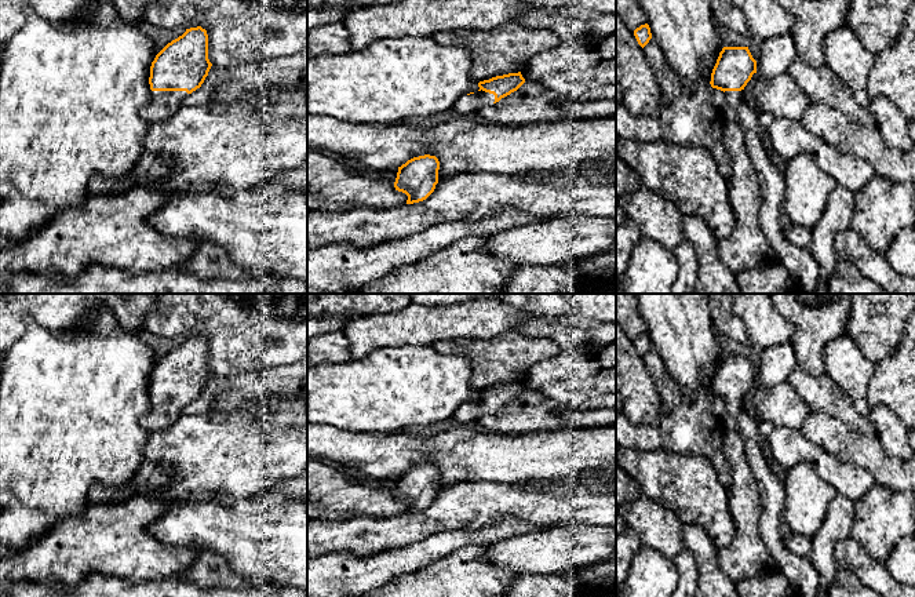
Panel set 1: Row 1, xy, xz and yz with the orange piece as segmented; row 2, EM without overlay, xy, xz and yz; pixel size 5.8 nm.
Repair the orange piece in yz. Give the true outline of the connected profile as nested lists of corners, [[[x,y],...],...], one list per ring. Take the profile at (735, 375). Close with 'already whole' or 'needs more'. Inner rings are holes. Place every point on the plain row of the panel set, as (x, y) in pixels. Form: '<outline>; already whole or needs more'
[[[723,356],[711,382],[711,396],[725,403],[722,422],[726,429],[739,430],[744,396],[757,382],[757,370],[748,356]]]; needs more

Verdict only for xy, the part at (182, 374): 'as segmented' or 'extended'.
extended

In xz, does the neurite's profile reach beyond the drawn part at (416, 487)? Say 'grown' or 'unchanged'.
unchanged

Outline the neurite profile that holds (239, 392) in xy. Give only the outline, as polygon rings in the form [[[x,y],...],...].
[[[307,357],[291,365],[276,365],[230,378],[212,374],[201,396],[189,403],[181,415],[219,415],[234,409],[251,409],[263,396],[276,414],[274,422],[294,427],[305,426],[307,423]]]

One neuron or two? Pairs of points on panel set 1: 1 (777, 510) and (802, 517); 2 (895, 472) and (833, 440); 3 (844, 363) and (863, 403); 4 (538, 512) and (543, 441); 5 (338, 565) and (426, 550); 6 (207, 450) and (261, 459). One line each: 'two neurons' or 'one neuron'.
1: two neurons
2: one neuron
3: one neuron
4: two neurons
5: one neuron
6: one neuron

